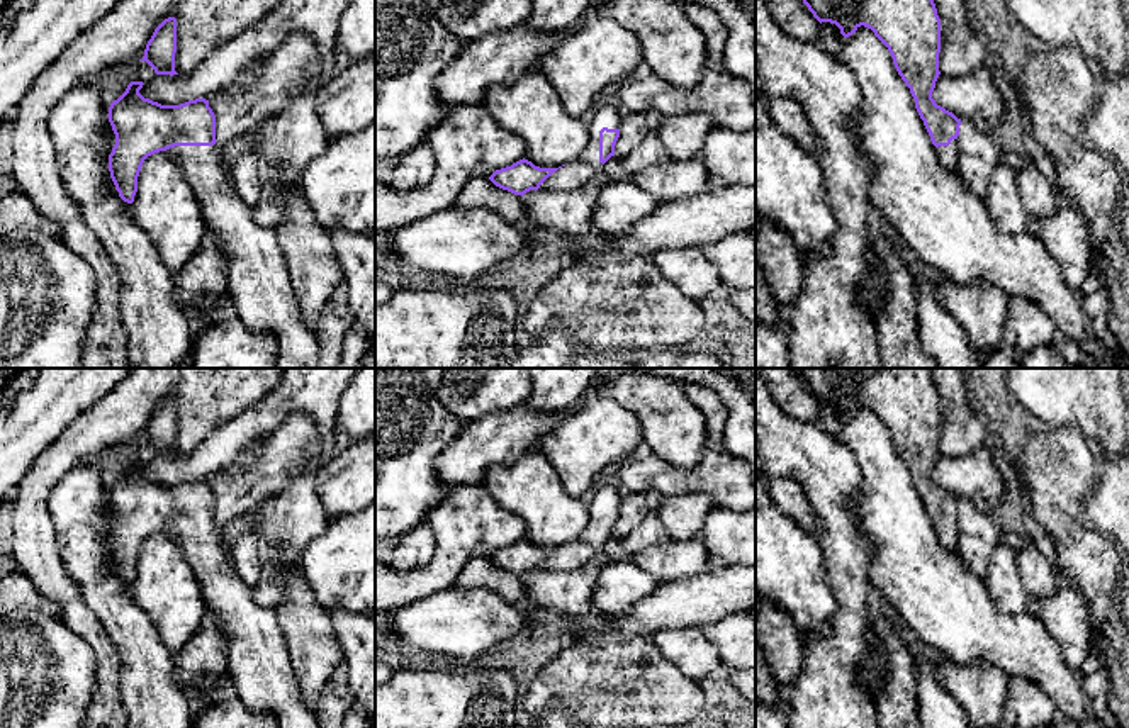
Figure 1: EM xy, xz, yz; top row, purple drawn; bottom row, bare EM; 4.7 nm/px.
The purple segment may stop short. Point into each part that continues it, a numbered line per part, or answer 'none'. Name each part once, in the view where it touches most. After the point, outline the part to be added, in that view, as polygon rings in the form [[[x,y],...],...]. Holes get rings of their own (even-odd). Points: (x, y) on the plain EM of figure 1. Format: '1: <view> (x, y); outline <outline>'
1: xz (586, 547); outline [[[598,482],[589,501],[589,524],[577,540],[559,548],[542,565],[542,570],[577,570],[582,563],[591,562],[594,557],[603,553],[604,545],[599,541],[599,511],[603,507],[620,509],[623,492],[608,484]]]

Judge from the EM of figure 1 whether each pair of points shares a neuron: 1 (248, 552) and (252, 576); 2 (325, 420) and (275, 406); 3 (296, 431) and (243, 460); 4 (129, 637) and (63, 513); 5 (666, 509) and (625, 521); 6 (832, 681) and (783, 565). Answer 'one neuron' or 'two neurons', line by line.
1: one neuron
2: one neuron
3: two neurons
4: one neuron
5: one neuron
6: two neurons

